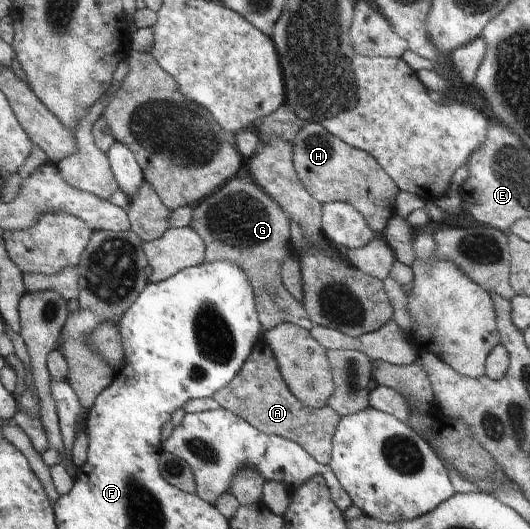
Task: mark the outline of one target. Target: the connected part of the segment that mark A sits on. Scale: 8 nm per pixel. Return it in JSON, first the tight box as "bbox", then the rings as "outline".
{"bbox":[212,337,342,465],"outline":[[[263,337],[256,341],[252,352],[225,387],[212,398],[226,410],[232,411],[249,425],[266,434],[275,434],[297,442],[315,461],[328,465],[331,459],[333,436],[342,418],[333,408],[306,406],[297,399],[284,382],[273,352]]]}

